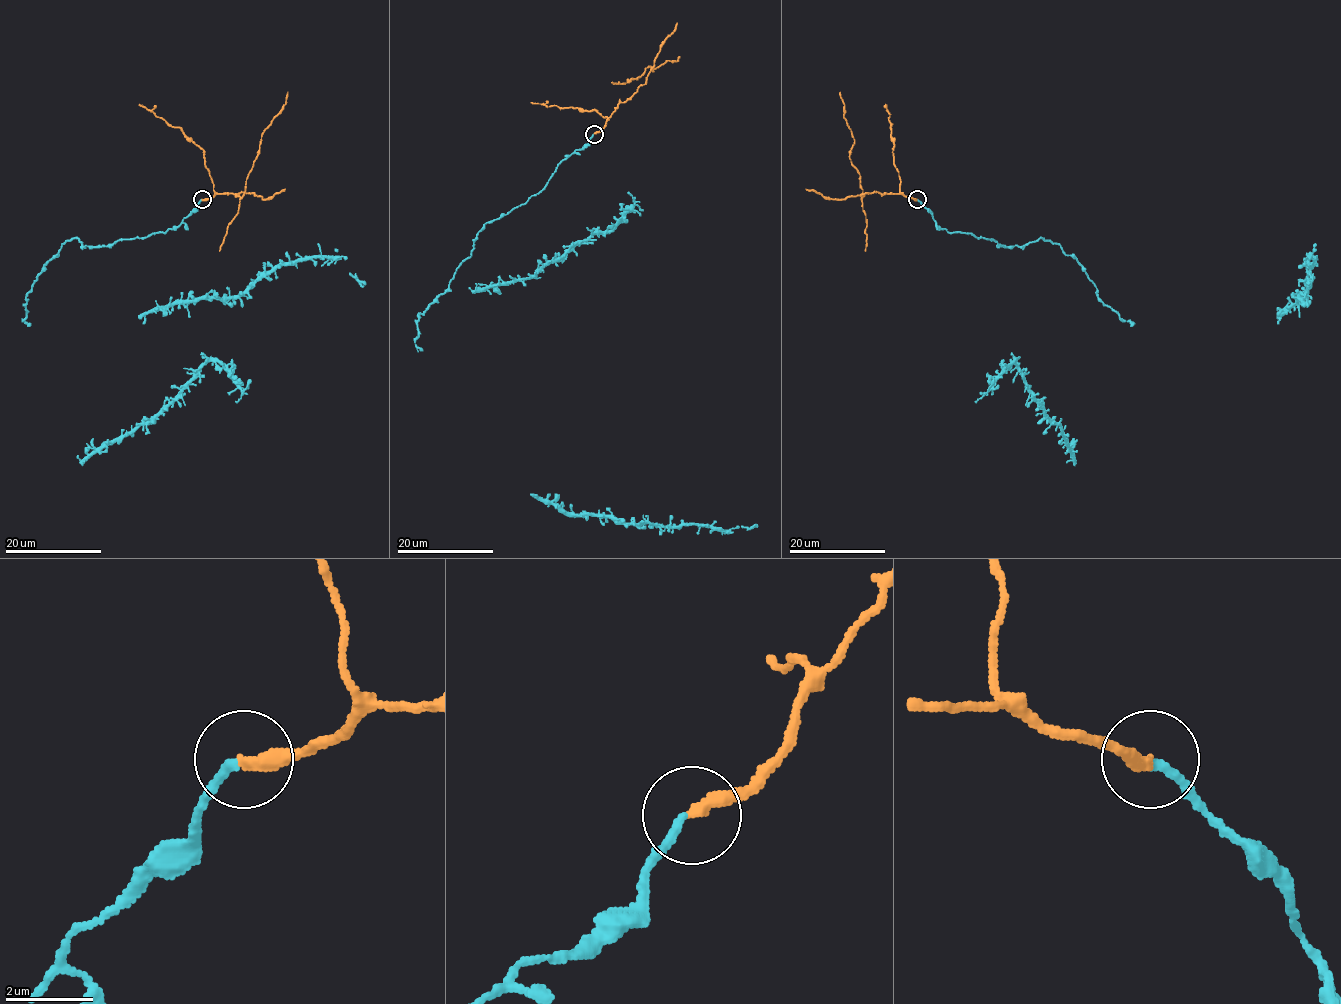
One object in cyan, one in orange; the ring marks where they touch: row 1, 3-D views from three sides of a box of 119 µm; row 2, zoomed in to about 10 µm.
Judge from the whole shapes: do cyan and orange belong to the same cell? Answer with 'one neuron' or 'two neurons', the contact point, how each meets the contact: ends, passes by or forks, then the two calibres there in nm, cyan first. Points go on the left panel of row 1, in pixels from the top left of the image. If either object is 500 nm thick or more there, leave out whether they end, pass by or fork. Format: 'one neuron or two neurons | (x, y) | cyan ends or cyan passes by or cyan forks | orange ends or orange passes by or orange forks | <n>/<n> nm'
one neuron | (202, 199) | cyan ends | orange ends | 180/320 nm

